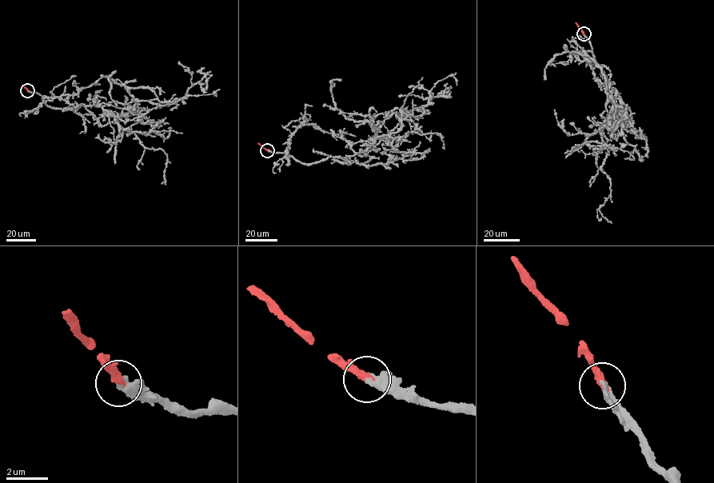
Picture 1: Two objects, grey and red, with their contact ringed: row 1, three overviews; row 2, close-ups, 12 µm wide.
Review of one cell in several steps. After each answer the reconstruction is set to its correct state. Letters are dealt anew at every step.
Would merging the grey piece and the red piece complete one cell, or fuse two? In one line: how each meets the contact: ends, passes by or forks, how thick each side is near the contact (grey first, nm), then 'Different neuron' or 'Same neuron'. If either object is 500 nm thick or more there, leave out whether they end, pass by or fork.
At the ring grey ends. At the ring red ends. Thickness 400 nm (grey) against 380 nm. Same neuron

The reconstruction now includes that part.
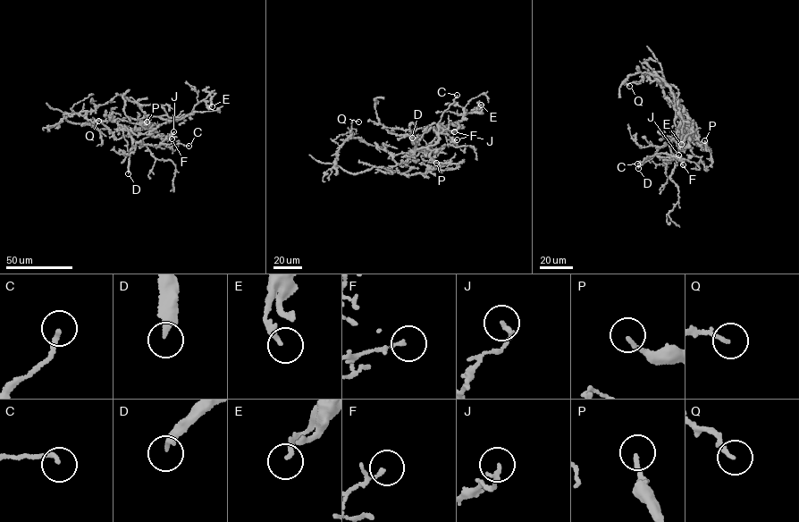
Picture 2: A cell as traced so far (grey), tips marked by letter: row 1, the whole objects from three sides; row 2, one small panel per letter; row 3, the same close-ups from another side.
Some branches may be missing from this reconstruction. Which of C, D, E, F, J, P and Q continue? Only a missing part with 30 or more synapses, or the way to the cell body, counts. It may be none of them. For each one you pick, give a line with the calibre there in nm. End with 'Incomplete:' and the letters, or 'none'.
D: 240 nm
Incomplete: D

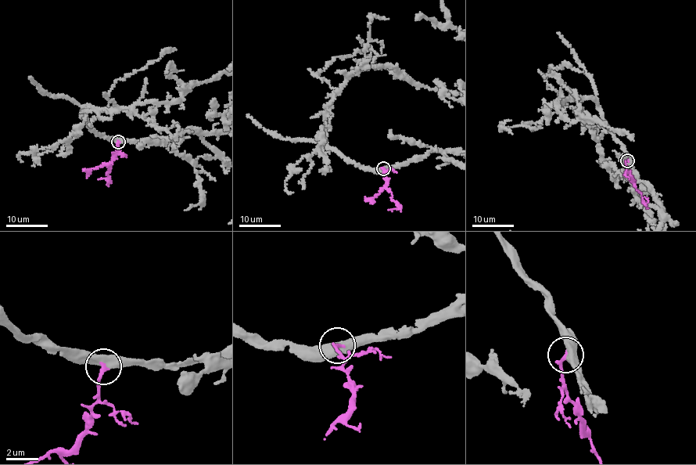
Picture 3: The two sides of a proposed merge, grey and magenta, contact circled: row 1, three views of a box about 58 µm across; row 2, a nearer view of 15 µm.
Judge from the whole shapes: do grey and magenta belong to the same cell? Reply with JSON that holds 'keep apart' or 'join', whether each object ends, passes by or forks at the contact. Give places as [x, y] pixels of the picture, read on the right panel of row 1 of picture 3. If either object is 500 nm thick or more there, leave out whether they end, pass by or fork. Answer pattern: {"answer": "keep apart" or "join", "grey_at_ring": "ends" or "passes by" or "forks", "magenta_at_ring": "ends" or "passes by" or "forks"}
{"answer": "join"}

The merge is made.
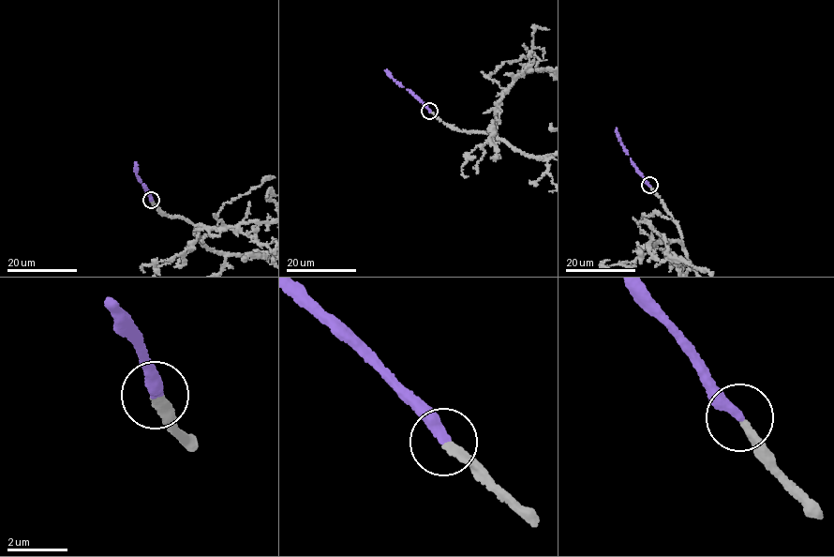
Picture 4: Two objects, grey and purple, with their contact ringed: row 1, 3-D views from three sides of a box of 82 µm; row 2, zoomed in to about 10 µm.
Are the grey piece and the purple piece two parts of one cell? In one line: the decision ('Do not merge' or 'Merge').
Merge

